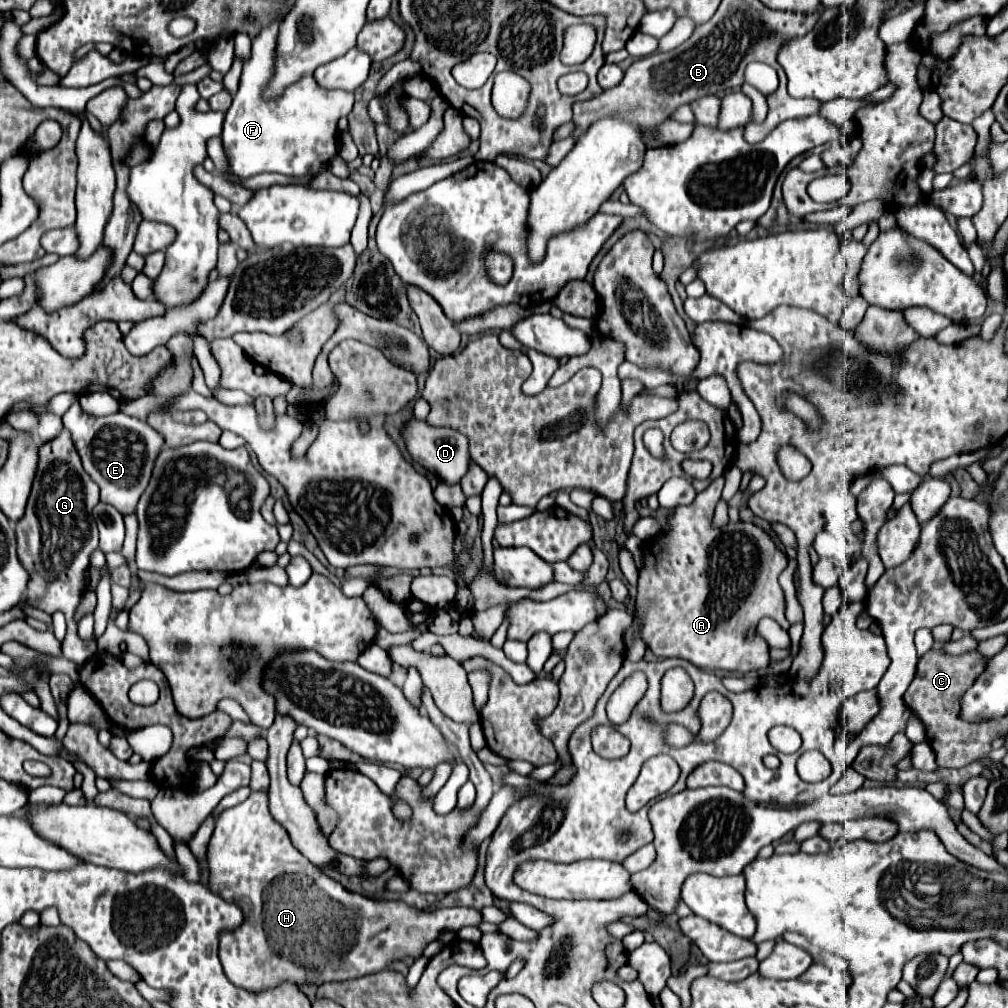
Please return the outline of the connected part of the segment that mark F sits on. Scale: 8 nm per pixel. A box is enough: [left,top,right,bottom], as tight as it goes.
[223,13,353,183]

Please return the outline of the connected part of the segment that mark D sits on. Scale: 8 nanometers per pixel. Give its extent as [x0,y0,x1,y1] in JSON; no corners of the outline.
[401,421,471,485]

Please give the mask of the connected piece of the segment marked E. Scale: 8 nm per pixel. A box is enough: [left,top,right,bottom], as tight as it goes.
[63,403,163,513]

